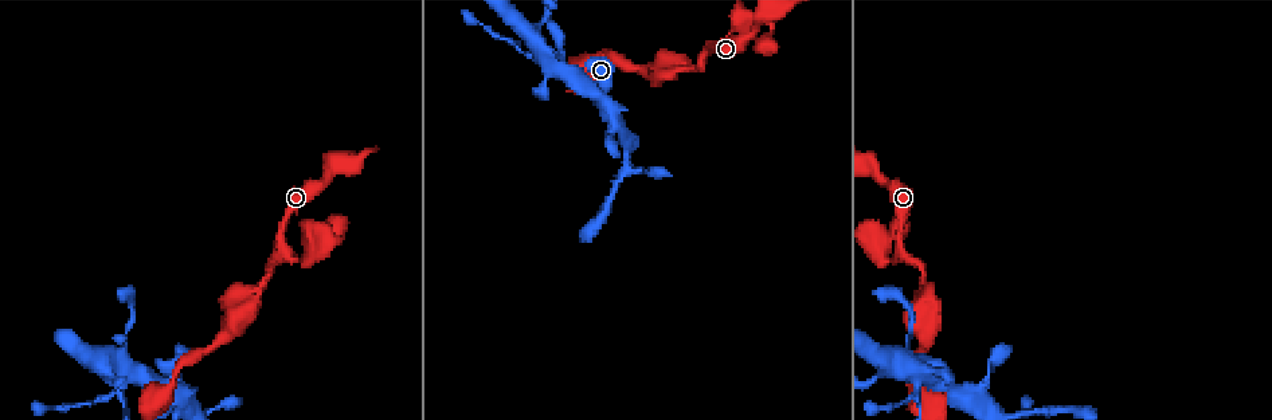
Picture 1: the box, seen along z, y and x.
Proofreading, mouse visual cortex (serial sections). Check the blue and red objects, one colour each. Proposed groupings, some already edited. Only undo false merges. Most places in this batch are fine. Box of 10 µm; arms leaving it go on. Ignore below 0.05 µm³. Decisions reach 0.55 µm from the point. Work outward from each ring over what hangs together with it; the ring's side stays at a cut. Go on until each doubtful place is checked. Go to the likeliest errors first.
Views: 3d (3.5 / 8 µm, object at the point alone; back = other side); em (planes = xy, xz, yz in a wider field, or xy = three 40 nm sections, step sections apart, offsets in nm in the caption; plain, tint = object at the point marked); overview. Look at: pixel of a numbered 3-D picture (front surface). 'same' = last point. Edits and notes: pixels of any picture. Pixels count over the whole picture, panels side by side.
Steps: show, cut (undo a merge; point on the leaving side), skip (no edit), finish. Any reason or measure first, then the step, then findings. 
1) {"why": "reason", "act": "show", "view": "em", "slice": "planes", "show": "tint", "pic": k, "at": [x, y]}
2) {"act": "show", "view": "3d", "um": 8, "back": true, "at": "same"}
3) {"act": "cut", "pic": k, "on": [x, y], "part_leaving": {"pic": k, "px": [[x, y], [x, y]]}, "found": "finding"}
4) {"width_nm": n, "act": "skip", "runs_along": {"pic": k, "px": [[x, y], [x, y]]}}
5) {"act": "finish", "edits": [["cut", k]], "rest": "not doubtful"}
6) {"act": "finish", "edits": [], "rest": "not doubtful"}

{"why": "three-way junction", "act": "show", "view": "3d", "um": 3.5, "back": true, "pic": 1, "at": [283, 249]}

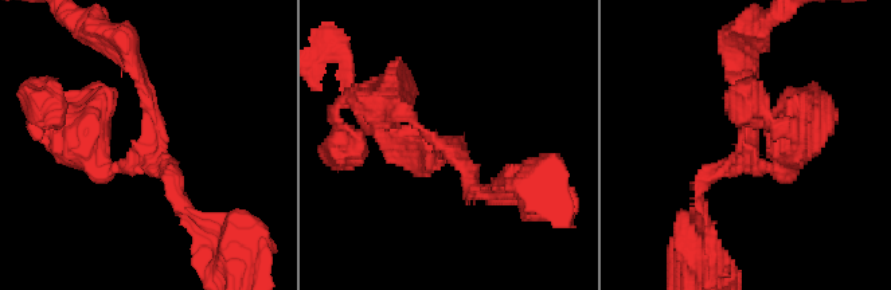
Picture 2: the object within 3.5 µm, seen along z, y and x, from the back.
{"arms": 3, "arm_widths_nm": [200, 200, 200], "act": "show", "view": "em", "slice": "xy", "step": 5, "show": "tint", "pic": 2, "at": [147, 148]}

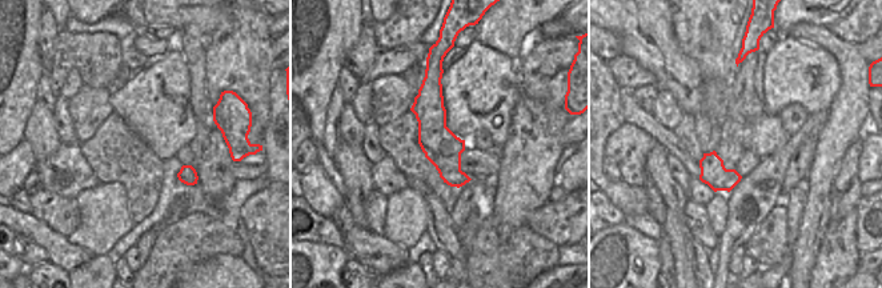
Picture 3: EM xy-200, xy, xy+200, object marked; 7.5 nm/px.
{"act": "skip", "runs_along": {"pic": 3, "px": [[429, 76], [432, 132], [458, 183]]}, "found": "continuous, no second cell"}

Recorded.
{"why": "thin arm on a thick one", "act": "show", "view": "3d", "um": 3.5, "pic": 1, "at": [918, 373]}

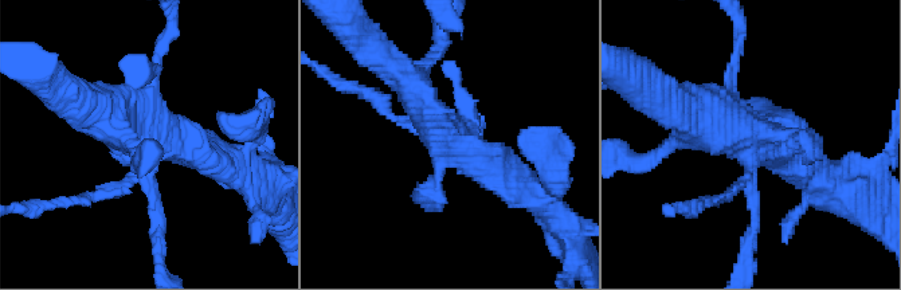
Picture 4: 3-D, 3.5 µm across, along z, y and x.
{"act": "show", "view": "em", "slice": "xy", "step": 2, "show": "tint", "pic": 4, "at": [752, 145]}

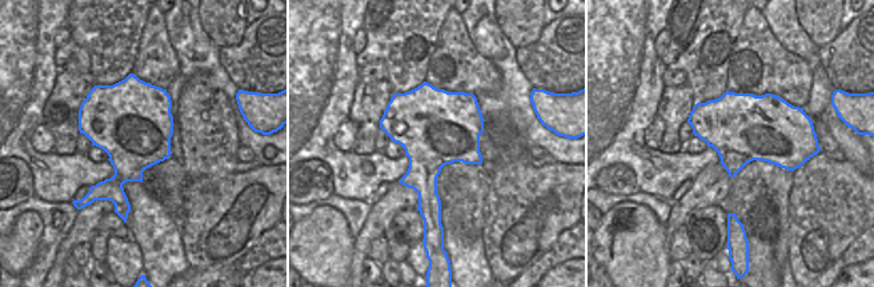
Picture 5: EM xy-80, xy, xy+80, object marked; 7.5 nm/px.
{"act": "skip", "runs_along": {"pic": 4, "px": [[528, 192], [438, 128], [404, 79]]}, "found": "continuous, no second cell"}

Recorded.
{"why": "three-way junction", "act": "show", "view": "3d", "um": 3.5, "pic": 1, "at": [179, 402]}

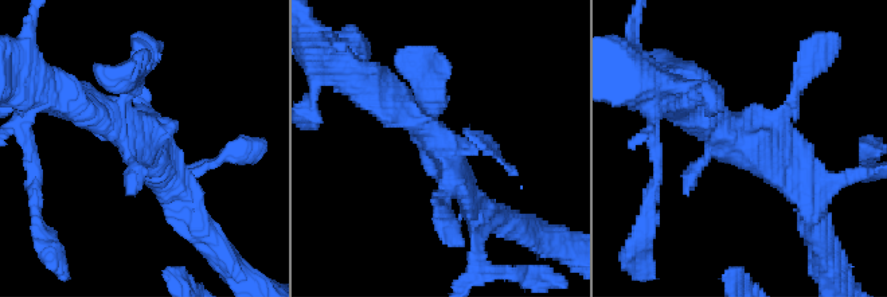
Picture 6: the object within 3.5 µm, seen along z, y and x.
{"why": "now the EM", "act": "show", "view": "em", "slice": "xy", "step": 1, "show": "tint", "pic": 6, "at": [145, 147]}

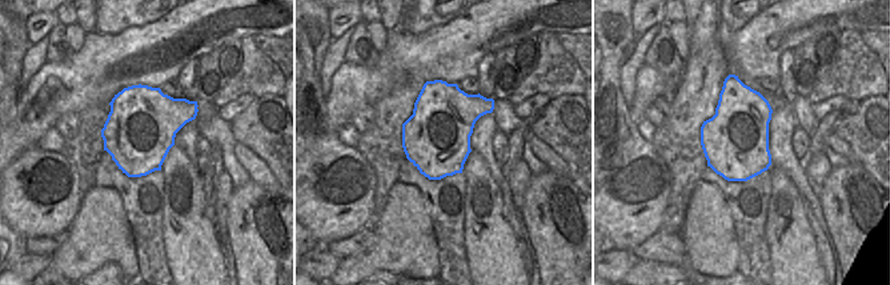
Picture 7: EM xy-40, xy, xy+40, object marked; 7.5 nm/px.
{"act": "skip", "runs_along": {"pic": 6, "px": [[702, 89], [778, 172], [827, 180]]}, "found": "one cell here"}

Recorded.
{"act": "finish", "edits": [], "rest": "not doubtful"}

